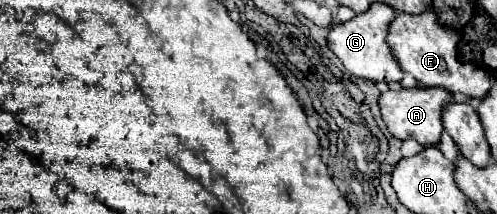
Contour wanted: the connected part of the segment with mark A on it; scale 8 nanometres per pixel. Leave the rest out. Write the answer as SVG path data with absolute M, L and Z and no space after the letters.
M413 87L413 89L399 89L387 91L379 95L379 109L381 117L395 139L415 139L423 147L437 145L441 139L441 109L451 101L449 91L441 87Z

